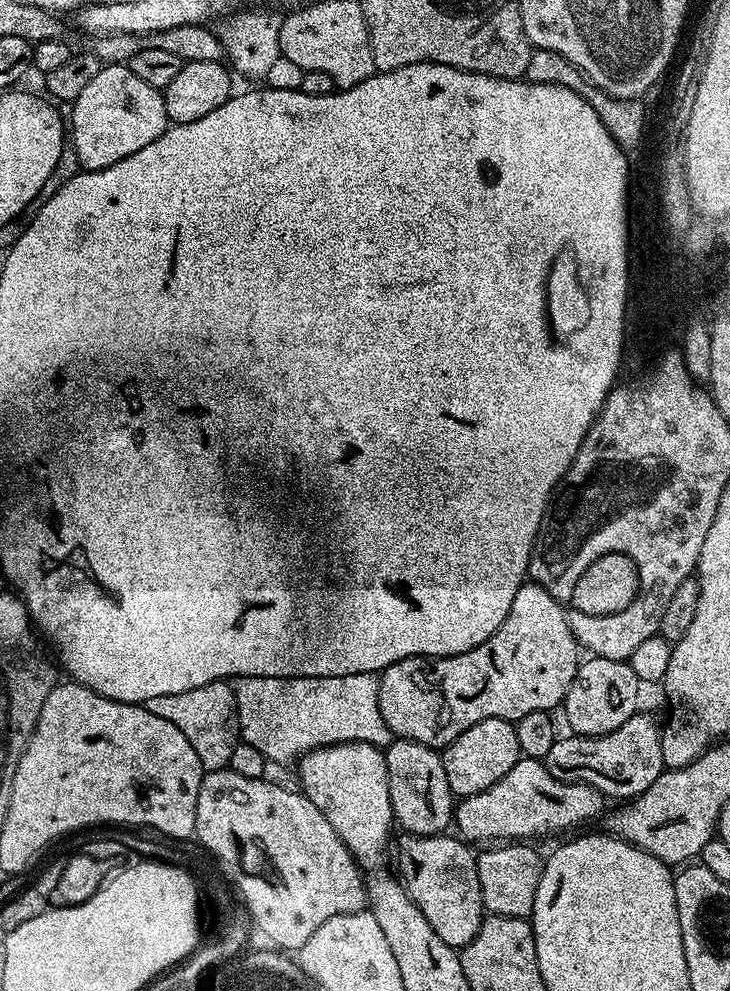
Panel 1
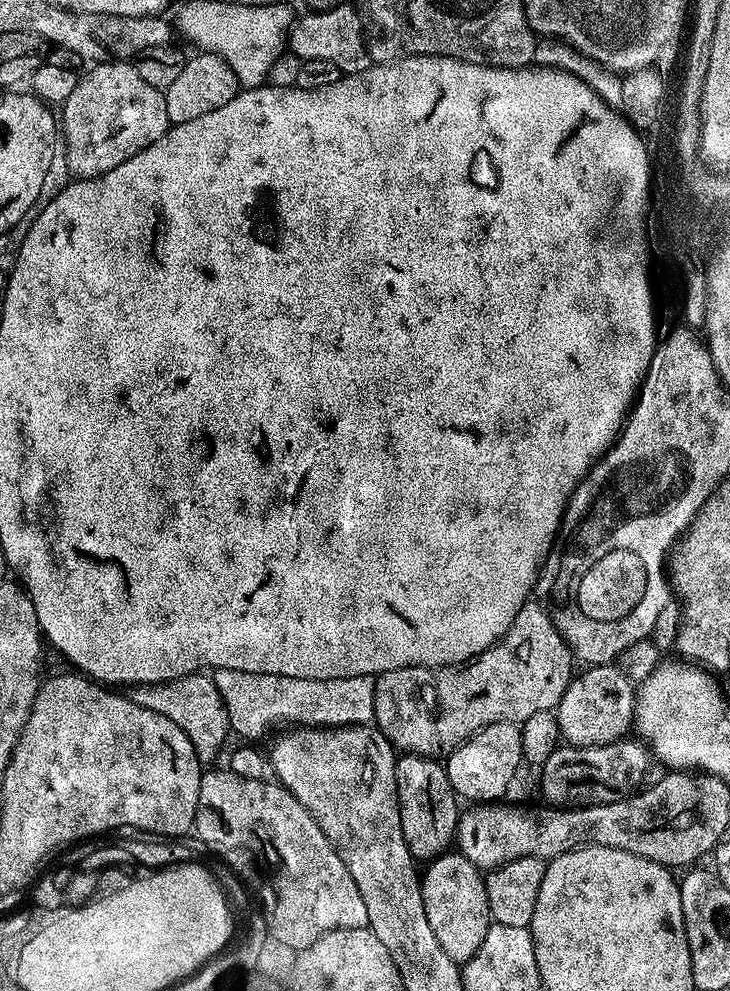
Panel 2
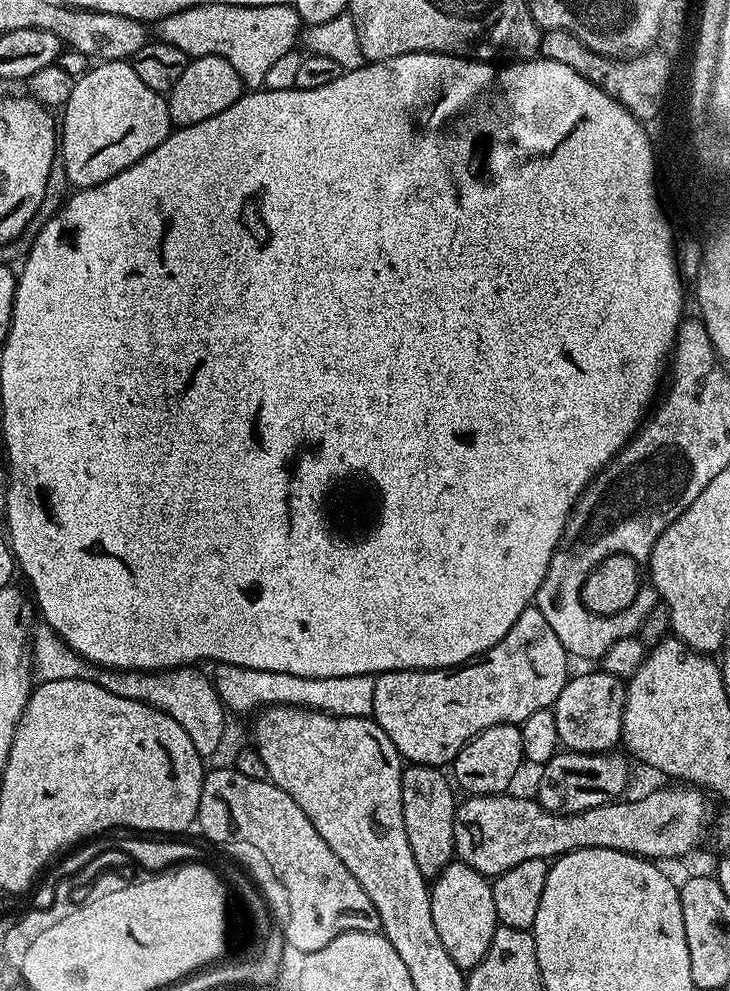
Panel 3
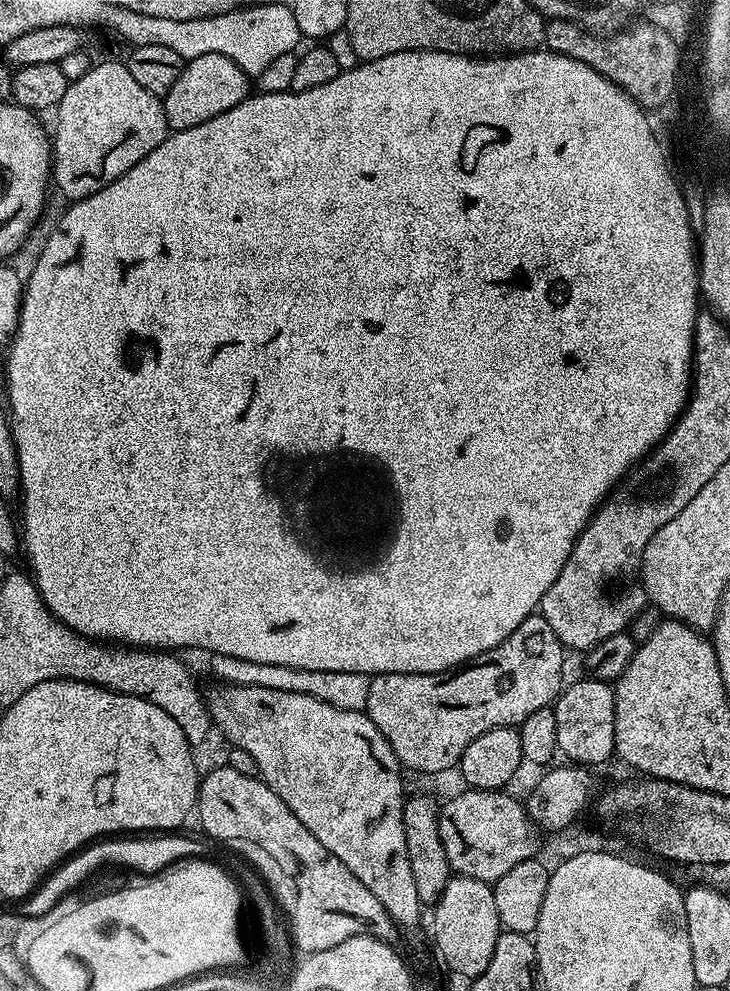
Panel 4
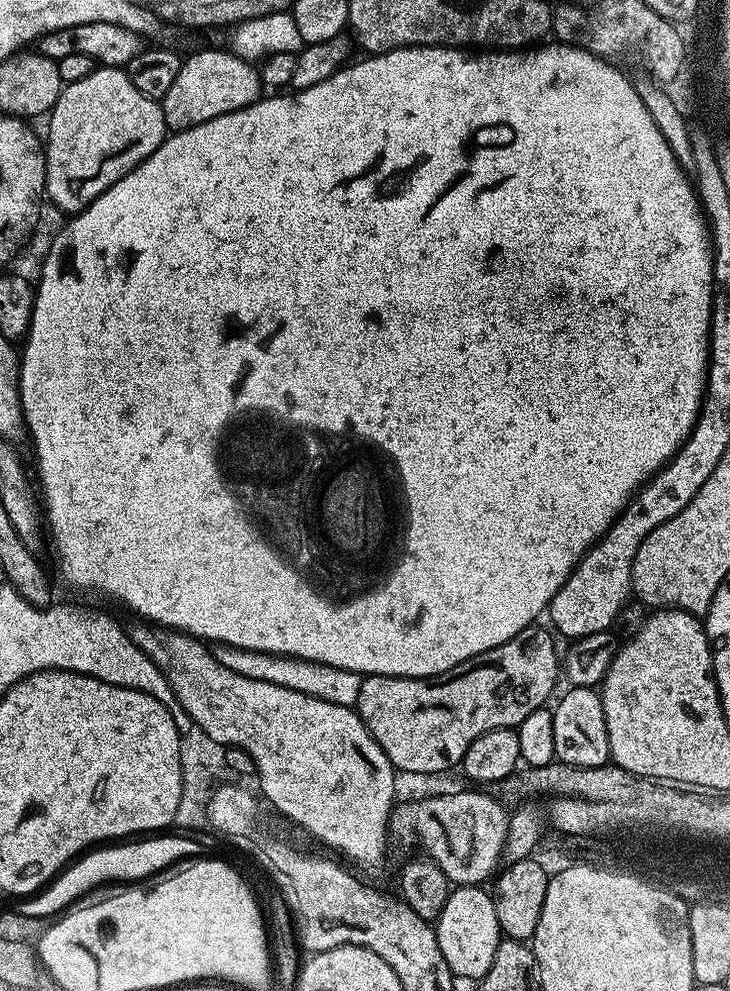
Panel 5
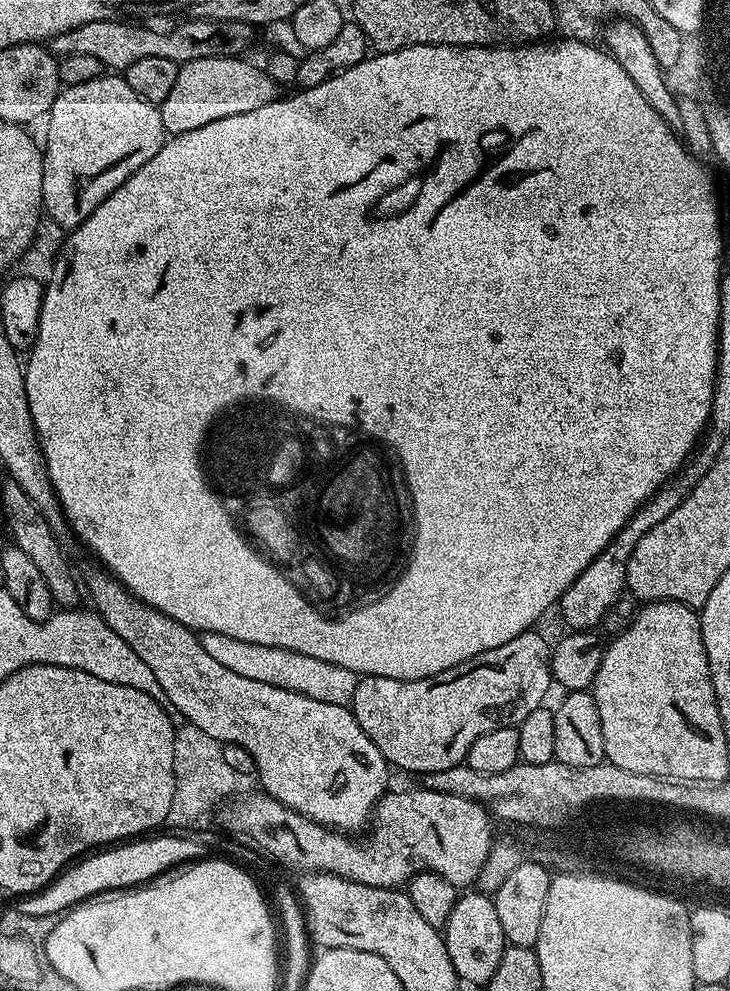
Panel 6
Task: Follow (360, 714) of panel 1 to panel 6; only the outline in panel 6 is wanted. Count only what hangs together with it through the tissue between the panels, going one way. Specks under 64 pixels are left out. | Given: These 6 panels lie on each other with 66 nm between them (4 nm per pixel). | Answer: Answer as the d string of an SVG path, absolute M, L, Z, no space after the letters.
M205 632L202 639L206 654L212 655L217 662L222 662L222 666L234 670L234 674L242 674L242 678L254 678L254 682L266 682L282 690L294 690L298 694L306 694L306 698L314 698L317 702L330 702L330 706L351 705L354 690L360 681L358 673L346 670L346 666L322 662L322 658L310 658L294 650L258 646L217 632Z

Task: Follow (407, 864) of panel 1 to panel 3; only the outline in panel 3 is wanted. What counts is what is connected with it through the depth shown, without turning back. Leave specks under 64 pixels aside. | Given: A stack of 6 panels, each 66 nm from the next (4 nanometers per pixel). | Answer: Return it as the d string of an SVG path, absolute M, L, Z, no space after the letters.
M451 862L431 881L430 891L430 914L434 918L434 930L438 930L442 946L446 946L446 954L450 954L460 969L471 970L490 948L498 927L489 877L468 864Z

